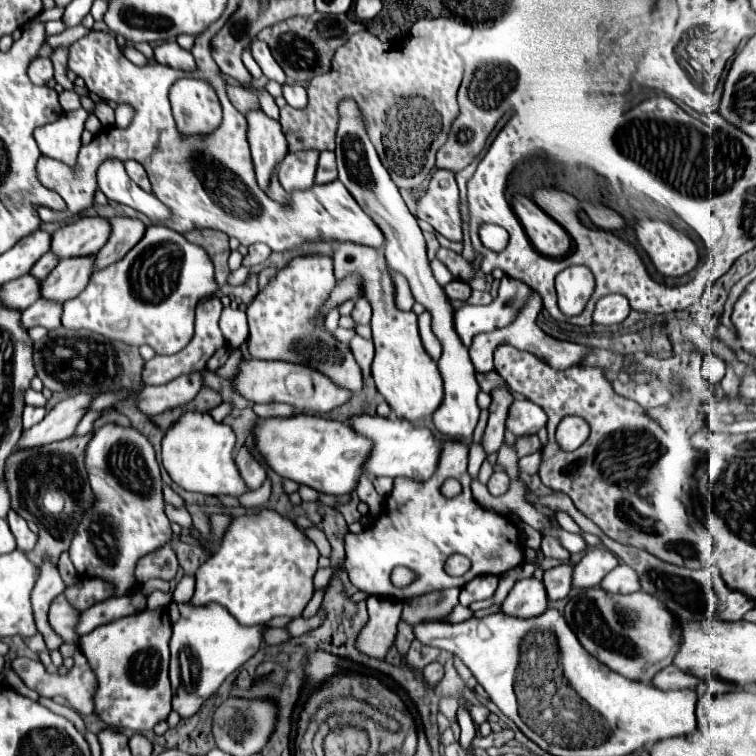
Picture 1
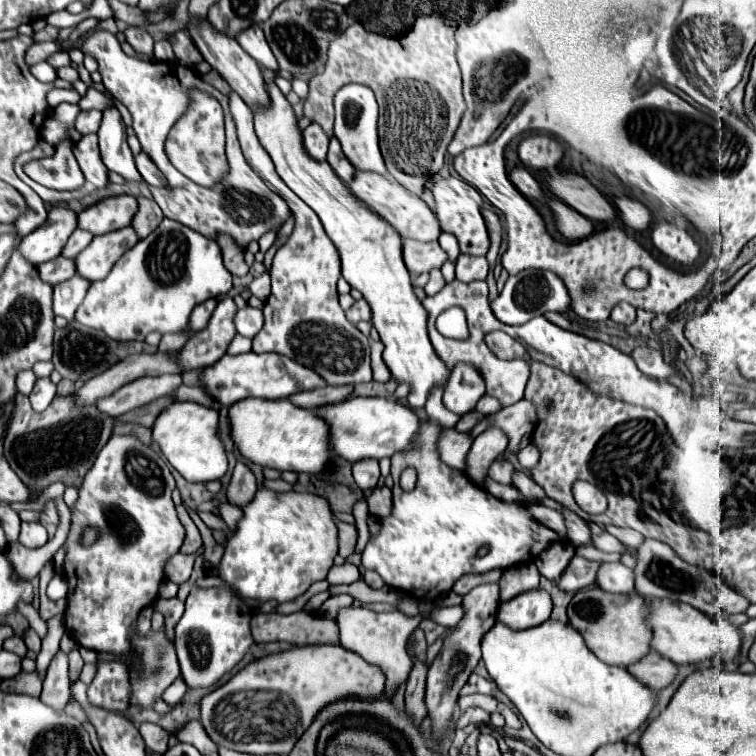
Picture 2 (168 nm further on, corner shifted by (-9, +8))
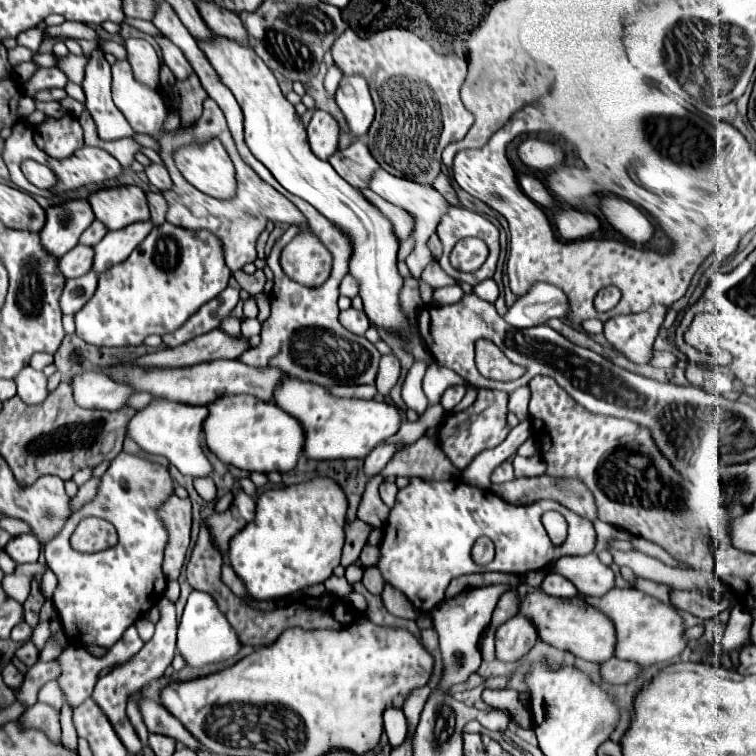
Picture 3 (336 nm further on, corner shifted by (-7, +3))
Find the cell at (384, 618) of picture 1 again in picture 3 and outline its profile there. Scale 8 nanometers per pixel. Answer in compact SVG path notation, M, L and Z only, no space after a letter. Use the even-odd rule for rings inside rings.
M397 708L385 710L385 732L391 748L401 746L401 742L407 736L407 720L403 716L403 710L397 710Z

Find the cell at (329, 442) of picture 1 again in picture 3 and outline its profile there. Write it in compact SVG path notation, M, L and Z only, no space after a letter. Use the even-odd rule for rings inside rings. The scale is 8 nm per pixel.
M221 396L221 400L215 400L209 408L209 416L205 418L203 432L205 432L205 442L207 448L225 464L231 464L235 468L247 470L247 472L289 472L297 466L297 460L303 452L303 440L305 432L301 424L283 412L279 406L257 400L255 396Z

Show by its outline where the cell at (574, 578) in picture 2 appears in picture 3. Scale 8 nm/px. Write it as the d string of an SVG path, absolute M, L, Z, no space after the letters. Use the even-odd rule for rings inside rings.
M547 574L541 582L541 590L549 596L557 596L557 598L573 598L577 596L577 588L563 576L559 574Z

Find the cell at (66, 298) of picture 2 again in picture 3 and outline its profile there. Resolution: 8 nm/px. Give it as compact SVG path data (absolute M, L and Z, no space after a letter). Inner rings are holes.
M93 270L81 278L67 280L65 290L61 294L63 314L79 312L79 308L83 308L85 302L95 294L95 288L97 288L97 274Z

